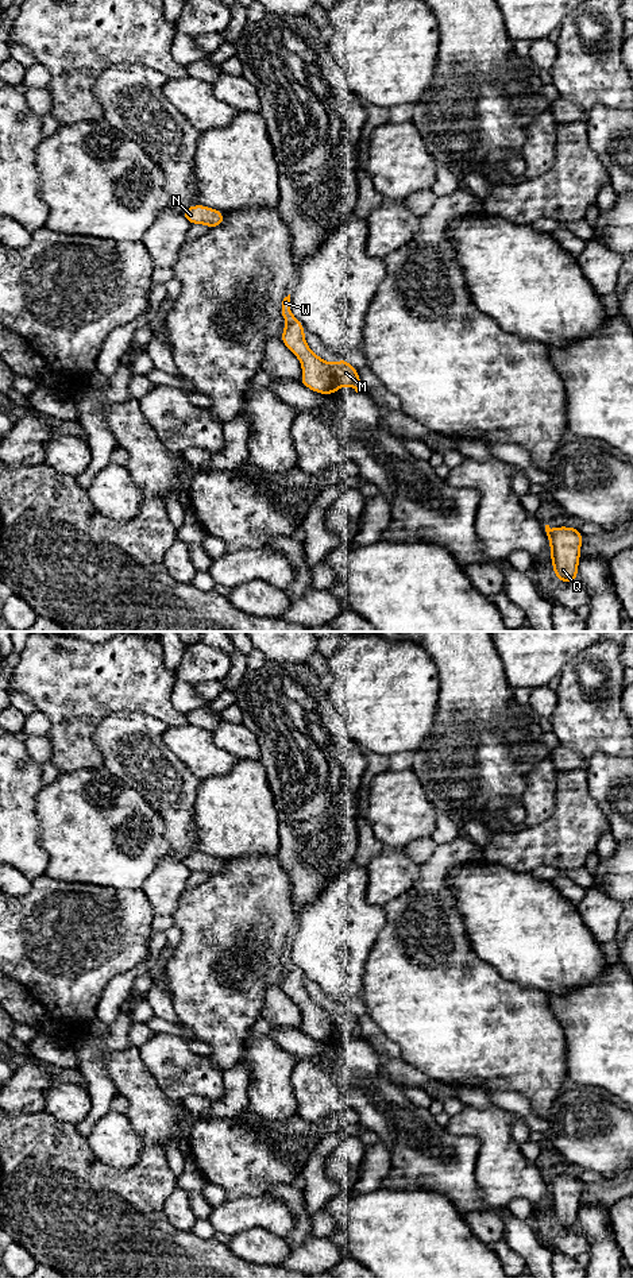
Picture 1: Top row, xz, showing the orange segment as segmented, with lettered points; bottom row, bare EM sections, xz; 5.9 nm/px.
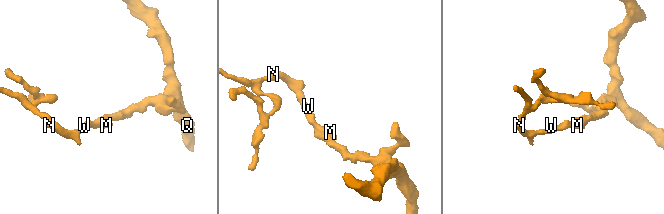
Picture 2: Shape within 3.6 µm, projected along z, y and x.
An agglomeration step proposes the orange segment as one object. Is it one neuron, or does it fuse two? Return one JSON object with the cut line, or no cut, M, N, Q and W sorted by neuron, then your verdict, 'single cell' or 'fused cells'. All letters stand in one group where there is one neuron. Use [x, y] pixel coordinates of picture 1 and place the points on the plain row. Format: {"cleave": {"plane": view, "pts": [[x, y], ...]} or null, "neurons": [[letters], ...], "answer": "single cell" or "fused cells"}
{"cleave": null, "neurons": [["M", "N", "Q", "W"]], "answer": "single cell"}

